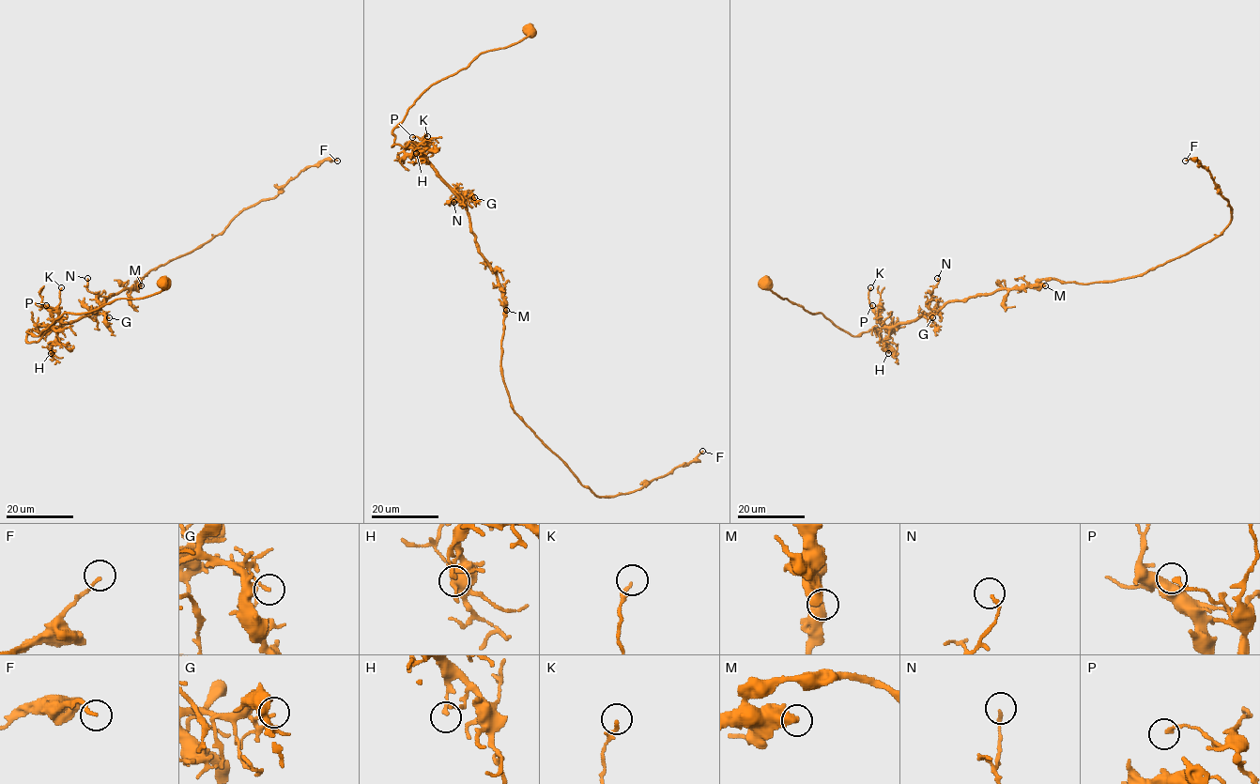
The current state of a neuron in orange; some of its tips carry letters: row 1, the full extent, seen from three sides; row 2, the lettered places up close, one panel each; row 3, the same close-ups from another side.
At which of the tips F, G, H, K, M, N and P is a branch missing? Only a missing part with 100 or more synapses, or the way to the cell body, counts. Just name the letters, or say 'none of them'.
none of them

